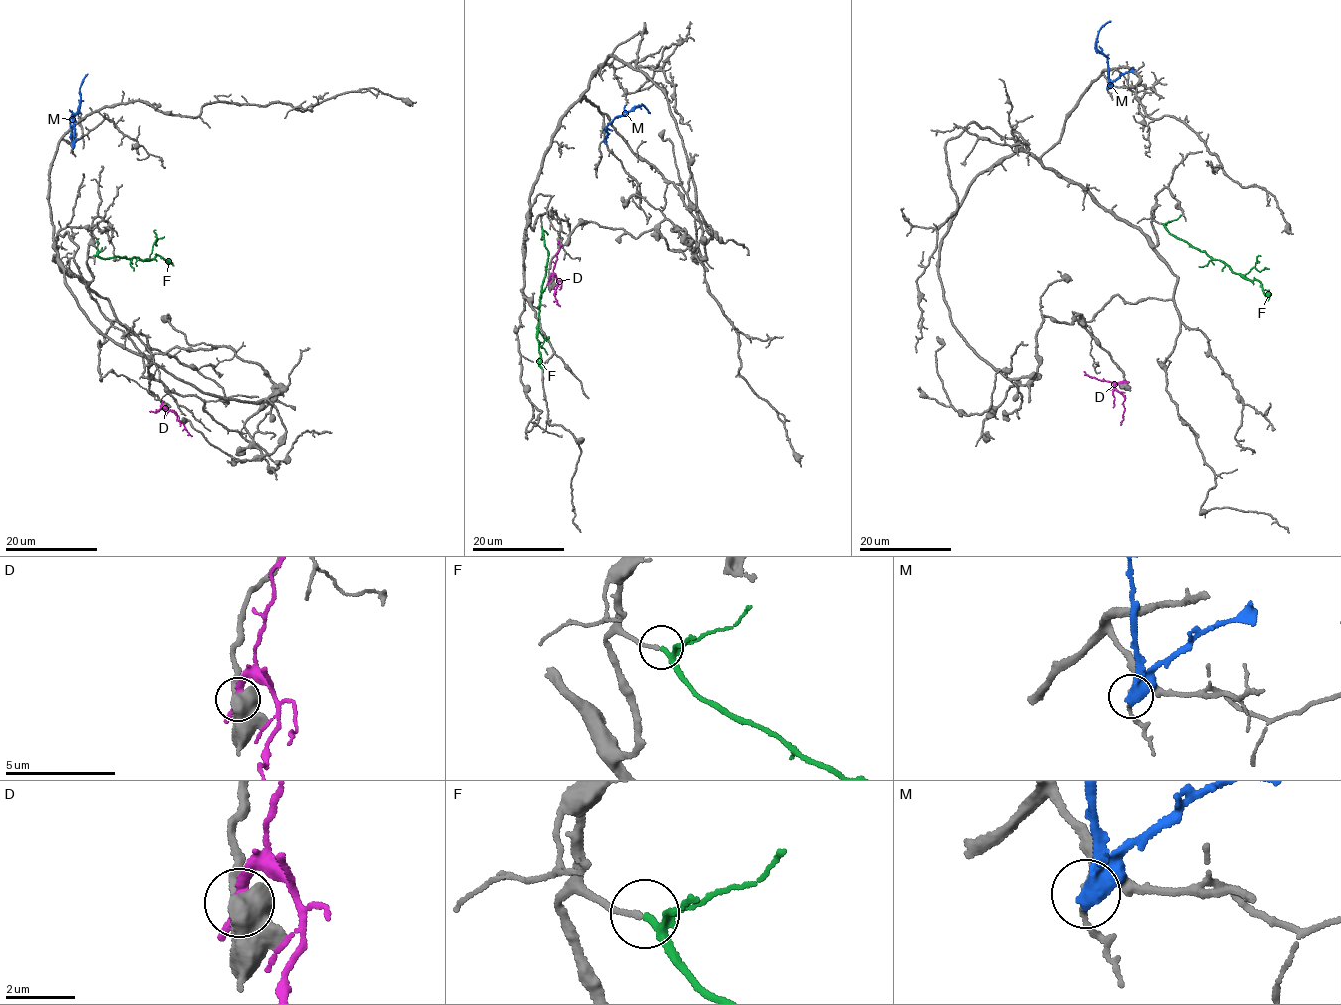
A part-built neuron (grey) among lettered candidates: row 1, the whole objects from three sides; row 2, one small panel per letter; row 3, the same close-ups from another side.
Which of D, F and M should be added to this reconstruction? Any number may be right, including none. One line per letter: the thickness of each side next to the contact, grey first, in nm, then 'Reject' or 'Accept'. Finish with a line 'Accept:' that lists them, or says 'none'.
D: Thickness 600 nm (grey) against 280 nm. Reject
F: Thickness 150 nm (grey) against 150 nm. Accept
M: Thickness 140 nm (grey) against 600 nm. Reject
Accept: F

